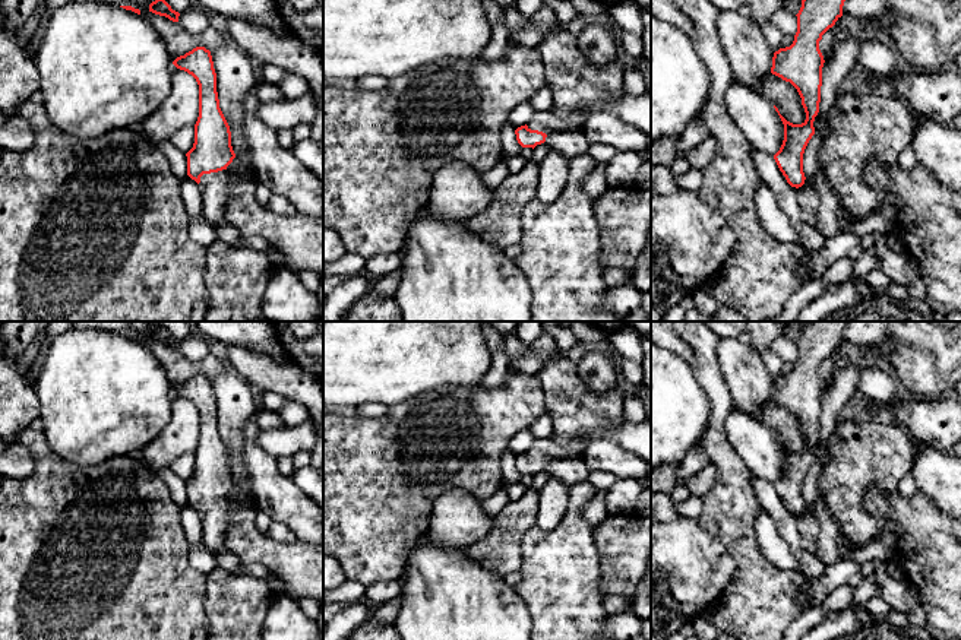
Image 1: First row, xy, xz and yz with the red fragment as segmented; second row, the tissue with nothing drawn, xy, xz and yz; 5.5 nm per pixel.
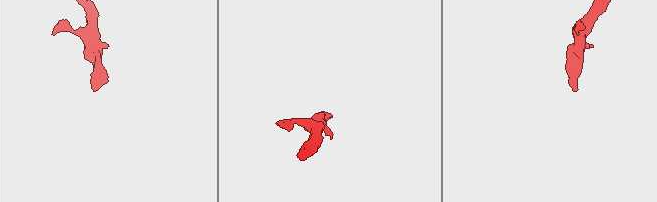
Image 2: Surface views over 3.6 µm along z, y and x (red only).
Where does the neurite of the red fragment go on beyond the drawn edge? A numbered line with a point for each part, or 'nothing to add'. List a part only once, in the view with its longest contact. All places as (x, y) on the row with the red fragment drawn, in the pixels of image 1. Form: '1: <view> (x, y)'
1: xy (215, 187)

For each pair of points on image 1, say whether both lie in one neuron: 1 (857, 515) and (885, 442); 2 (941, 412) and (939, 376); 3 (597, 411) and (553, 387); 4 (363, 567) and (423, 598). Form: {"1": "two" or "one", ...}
{"1": "one", "2": "two", "3": "one", "4": "two"}

